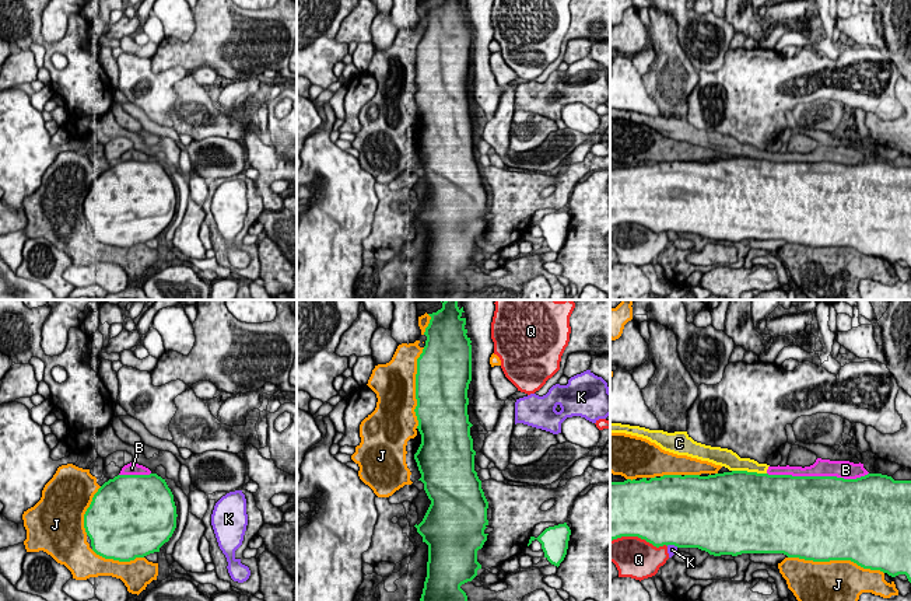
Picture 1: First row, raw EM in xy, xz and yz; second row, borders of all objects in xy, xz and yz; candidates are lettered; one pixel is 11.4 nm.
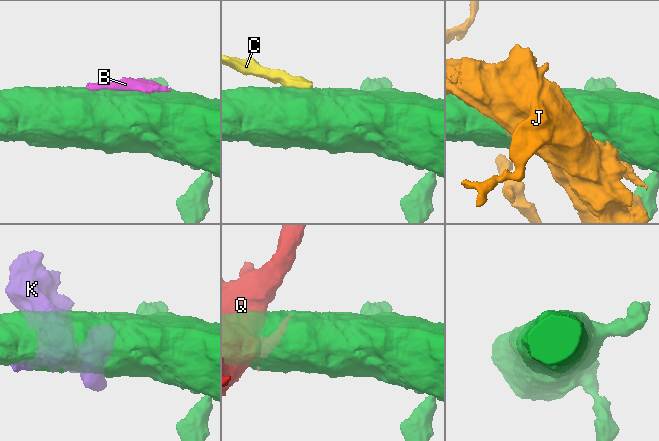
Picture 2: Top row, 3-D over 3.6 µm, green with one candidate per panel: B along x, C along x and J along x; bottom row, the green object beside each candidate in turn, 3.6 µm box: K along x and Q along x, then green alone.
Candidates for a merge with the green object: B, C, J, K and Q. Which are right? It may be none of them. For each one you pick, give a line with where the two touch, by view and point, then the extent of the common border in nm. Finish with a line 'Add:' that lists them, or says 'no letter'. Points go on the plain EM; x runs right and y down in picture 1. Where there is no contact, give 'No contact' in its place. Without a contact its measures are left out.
Add: no letter

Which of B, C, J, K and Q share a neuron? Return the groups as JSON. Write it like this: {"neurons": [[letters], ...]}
{"neurons": [["B", "C"], ["J"], ["K"], ["Q"]]}

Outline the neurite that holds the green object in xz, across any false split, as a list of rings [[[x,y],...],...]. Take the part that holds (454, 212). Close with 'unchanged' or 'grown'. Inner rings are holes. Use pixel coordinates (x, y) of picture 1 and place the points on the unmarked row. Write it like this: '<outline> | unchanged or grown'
[[[428,0],[431,3],[424,21],[423,39],[417,45],[414,95],[421,130],[414,140],[424,177],[431,191],[417,212],[423,228],[428,231],[427,263],[420,287],[430,300],[442,300],[455,291],[466,291],[467,282],[460,275],[477,262],[481,251],[477,237],[487,227],[488,188],[481,167],[474,157],[473,125],[467,101],[467,76],[472,67],[472,27],[466,21],[466,4],[462,0]]] | unchanged

